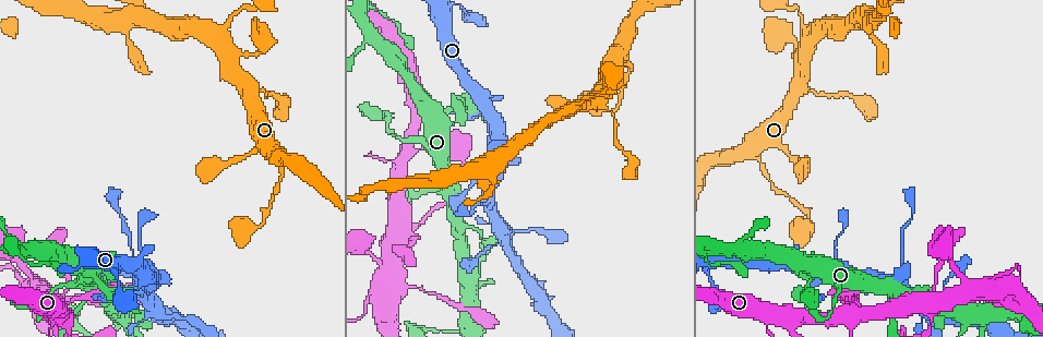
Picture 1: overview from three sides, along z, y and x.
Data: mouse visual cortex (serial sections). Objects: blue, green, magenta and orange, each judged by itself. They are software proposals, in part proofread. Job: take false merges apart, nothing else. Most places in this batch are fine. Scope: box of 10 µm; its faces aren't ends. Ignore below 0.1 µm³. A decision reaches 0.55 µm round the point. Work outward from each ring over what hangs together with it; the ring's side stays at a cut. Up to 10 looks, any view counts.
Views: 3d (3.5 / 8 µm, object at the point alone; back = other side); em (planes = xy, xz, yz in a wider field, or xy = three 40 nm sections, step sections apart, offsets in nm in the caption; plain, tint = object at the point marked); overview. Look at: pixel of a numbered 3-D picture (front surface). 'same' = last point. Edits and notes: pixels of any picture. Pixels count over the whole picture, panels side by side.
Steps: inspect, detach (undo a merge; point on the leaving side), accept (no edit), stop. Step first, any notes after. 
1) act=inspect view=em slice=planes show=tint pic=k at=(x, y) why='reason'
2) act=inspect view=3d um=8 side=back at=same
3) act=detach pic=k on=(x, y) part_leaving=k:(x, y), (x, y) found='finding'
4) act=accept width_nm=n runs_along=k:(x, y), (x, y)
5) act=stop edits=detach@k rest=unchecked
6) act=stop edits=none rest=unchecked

act=inspect view=3d um=3.5 pic=1 at=(407, 151) why='thin arm on a thick one'

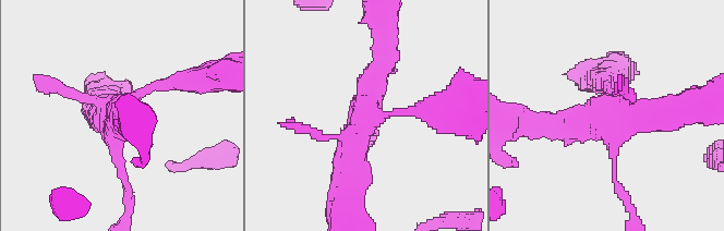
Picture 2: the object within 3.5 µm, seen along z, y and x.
act=inspect view=em slice=xy step=2 show=tint pic=2 at=(610, 110)

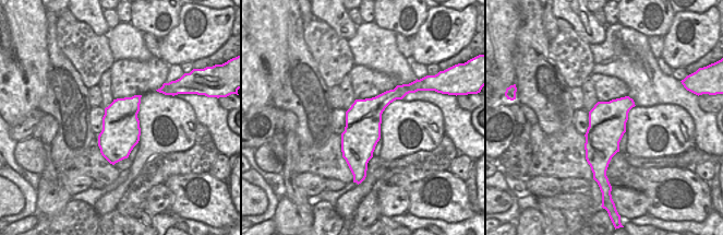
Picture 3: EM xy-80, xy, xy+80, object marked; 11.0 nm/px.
act=accept runs_along=2:(385, 51), (351, 148), (348, 184) found='all the same cell'

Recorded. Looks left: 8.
act=inspect view=3d um=3.5 pic=1 at=(986, 288) why='calibre changes'

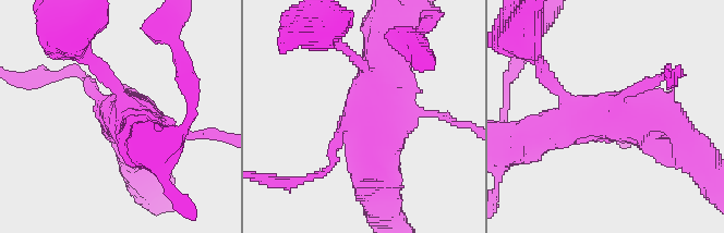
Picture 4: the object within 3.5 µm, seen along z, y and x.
act=inspect view=em slice=planes show=tint pic=4 at=(608, 111)

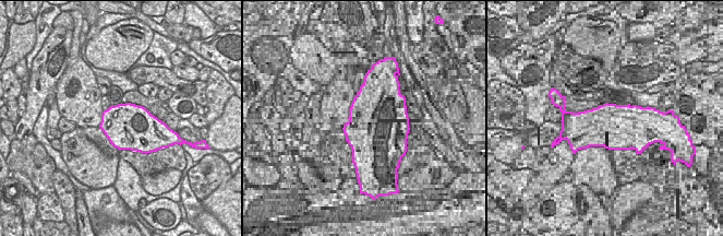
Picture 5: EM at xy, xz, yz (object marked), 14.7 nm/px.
act=inspect view=em slice=xy step=1 show=tint at=same why='cut it another way'

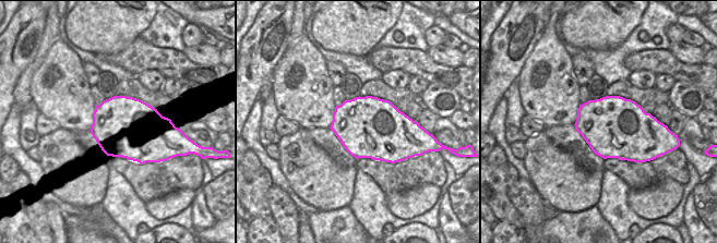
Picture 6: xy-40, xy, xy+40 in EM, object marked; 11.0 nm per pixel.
act=accept width_nm=700 runs_along=4:(529, 139), (612, 117), (665, 117) found='one cell here'

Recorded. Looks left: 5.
act=inspect view=3d um=3.5 side=back pic=1 at=(628, 62) why='calibre changes'

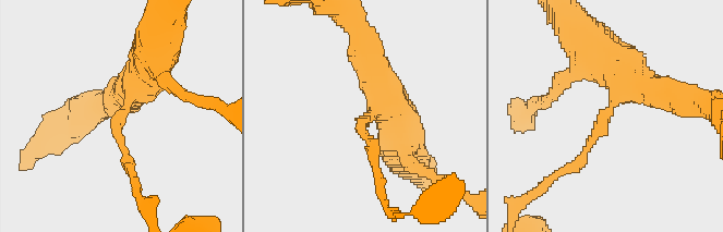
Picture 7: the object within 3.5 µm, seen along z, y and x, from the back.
act=inspect view=em slice=xy step=3 show=tint pic=7 at=(124, 110) why='shape alone is not enough'

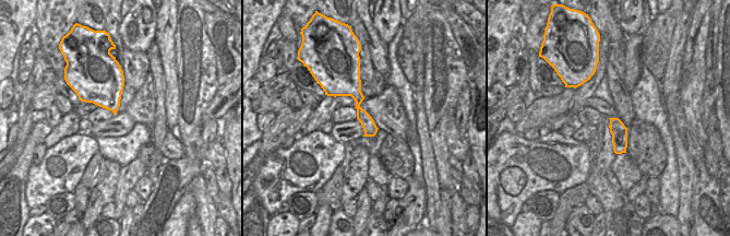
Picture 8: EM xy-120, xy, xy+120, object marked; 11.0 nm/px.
act=inspect view=em slice=planes show=tint at=same

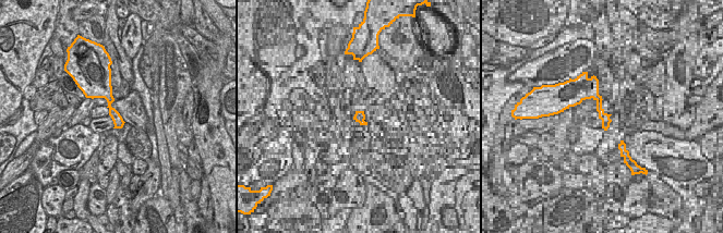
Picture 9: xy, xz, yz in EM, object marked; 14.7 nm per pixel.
act=accept arms=3 arm_widths_nm=150,500,600 runs_along=9:(107, 82), (109, 107), (119, 125) found='one cell here'

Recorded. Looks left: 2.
act=inspect view=3d um=3.5 pic=1 at=(604, 96) why='narrows sharply'

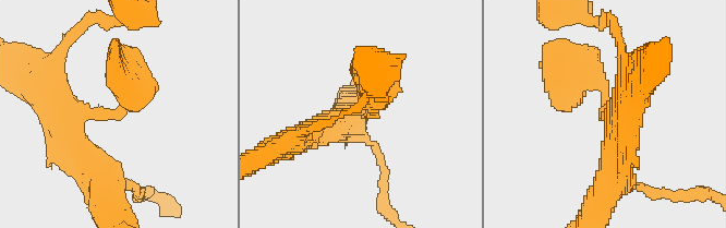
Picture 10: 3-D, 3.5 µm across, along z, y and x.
act=inspect view=em slice=xy step=5 show=tint pic=10 at=(362, 113) arm_widths_nm=300,400

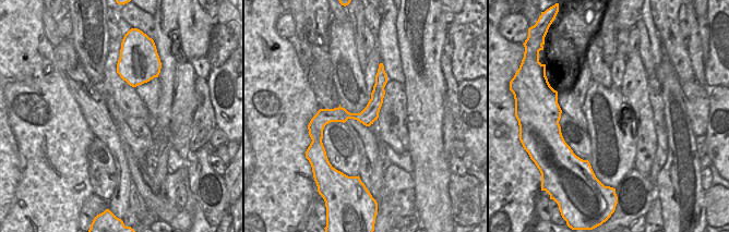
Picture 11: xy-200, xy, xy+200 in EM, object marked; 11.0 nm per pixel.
act=accept runs_along=11:(382, 73), (363, 116), (319, 123) found='continuous, no second cell'

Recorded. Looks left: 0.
act=stop edits=none rest=unchecked

